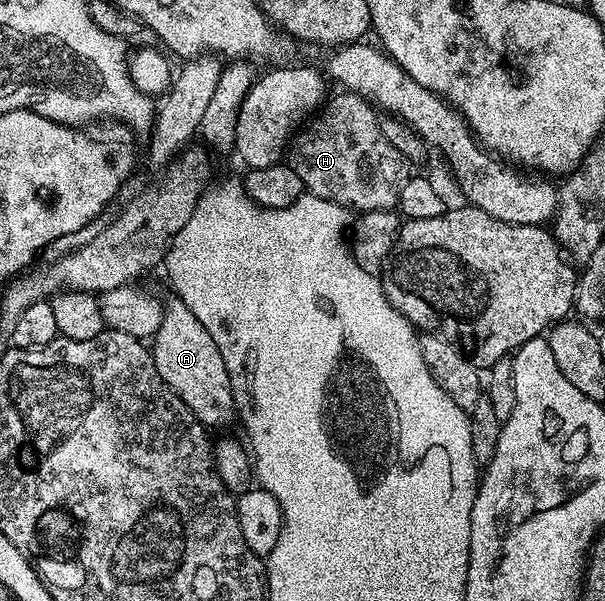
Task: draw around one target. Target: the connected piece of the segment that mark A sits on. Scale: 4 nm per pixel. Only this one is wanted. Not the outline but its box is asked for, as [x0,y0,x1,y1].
[150,298,237,428]

